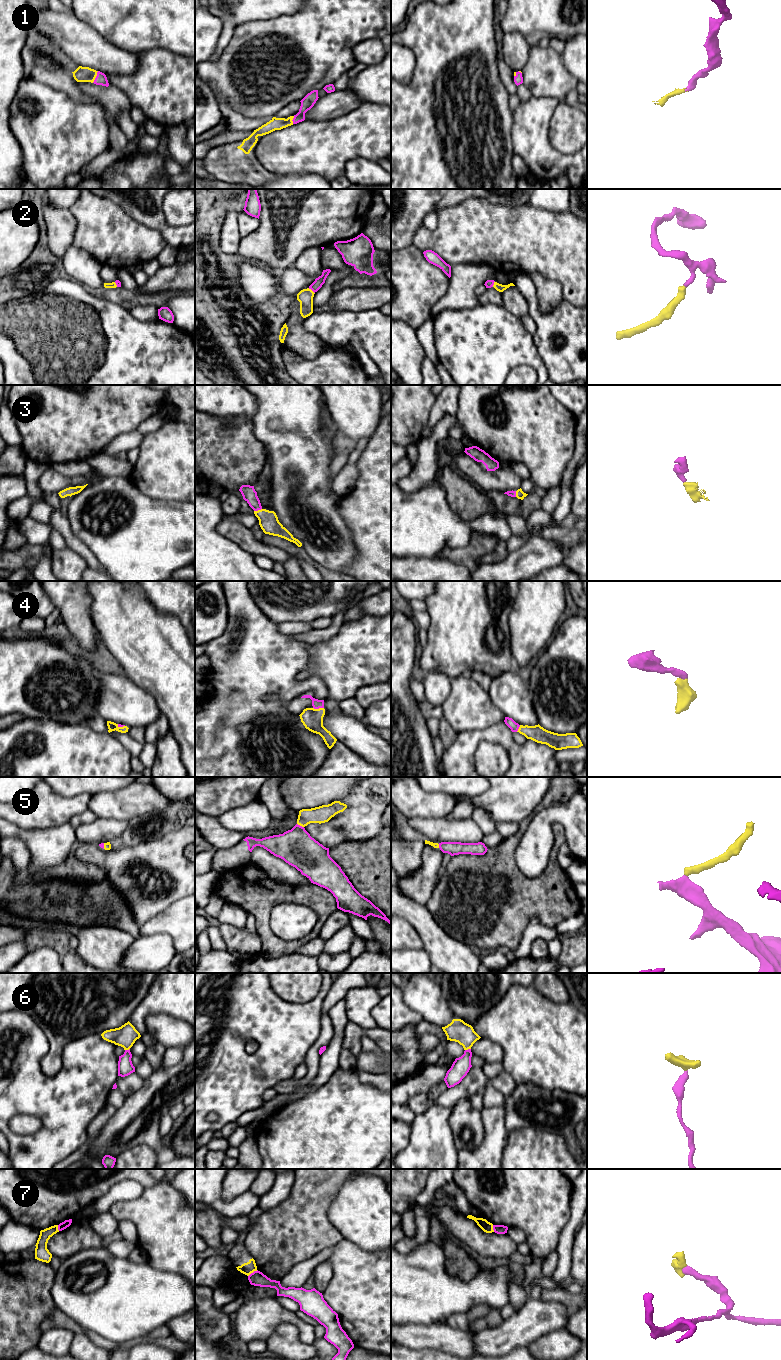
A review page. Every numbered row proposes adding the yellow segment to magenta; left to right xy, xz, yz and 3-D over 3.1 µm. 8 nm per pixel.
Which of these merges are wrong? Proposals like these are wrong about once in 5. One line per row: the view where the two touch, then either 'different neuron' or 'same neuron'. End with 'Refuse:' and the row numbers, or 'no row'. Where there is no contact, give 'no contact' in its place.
1: contact in xy; same neuron
2: contact in xz; same neuron
3: contact in xz; same neuron
4: contact in xz; same neuron
5: contact in xz; same neuron
6: contact in yz; same neuron
7: contact in xz; different neuron
Refuse: 7

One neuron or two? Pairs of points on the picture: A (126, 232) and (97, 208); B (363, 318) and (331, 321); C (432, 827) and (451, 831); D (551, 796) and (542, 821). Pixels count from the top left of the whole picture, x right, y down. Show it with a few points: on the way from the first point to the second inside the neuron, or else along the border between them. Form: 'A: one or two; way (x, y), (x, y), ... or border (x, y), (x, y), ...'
A: one; way (118, 224), (112, 215), (105, 215)
B: one; way (355, 321), (339, 321)
C: one; way (437, 830), (446, 830)
D: two; border (569, 798), (537, 810), (529, 822)

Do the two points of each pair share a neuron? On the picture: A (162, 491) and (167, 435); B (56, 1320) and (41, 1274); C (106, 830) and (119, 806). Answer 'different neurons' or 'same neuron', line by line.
A: same neuron
B: different neurons
C: different neurons

